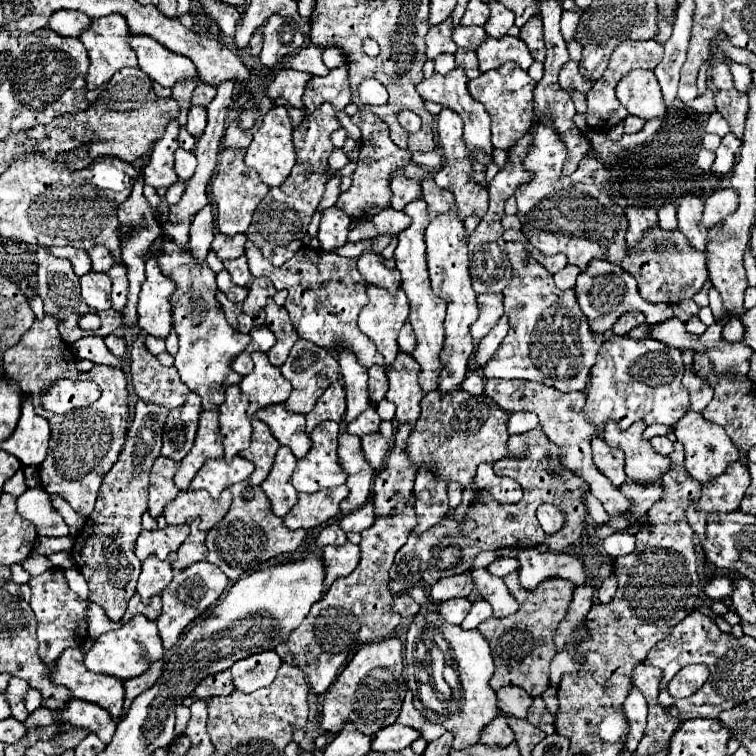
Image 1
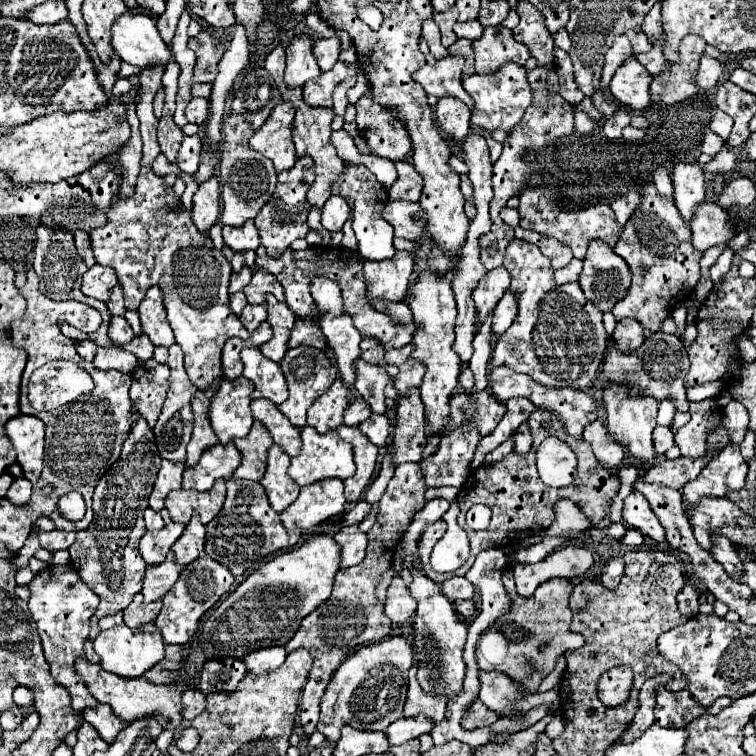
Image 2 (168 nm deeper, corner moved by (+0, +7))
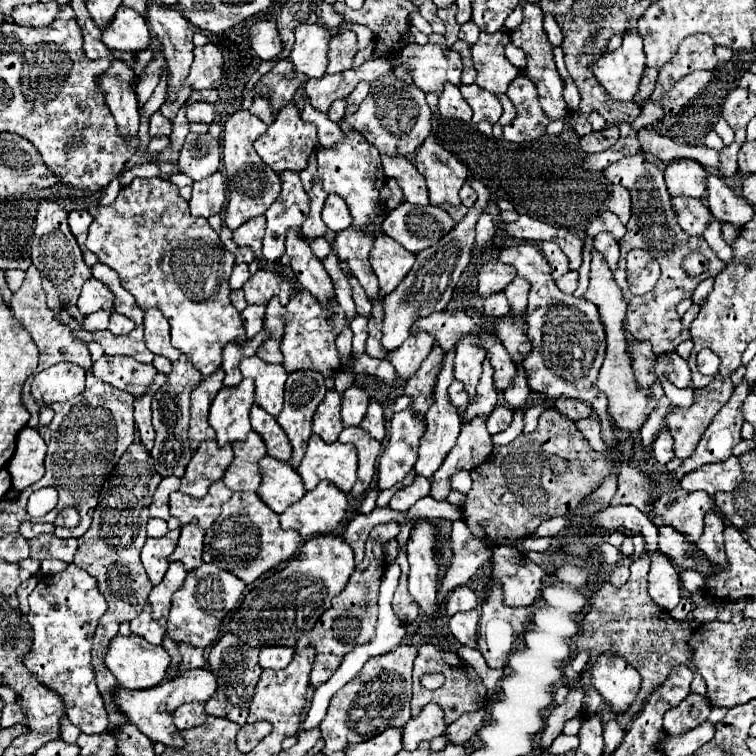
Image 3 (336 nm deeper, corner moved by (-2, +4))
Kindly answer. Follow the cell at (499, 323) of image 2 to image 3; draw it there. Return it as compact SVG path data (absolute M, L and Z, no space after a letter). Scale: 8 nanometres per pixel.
M514 278L514 280L506 286L504 294L506 294L506 298L508 298L510 316L512 316L512 318L518 318L518 316L524 314L526 302L528 302L528 290L530 290L530 284L528 284L528 280L522 280L522 278Z

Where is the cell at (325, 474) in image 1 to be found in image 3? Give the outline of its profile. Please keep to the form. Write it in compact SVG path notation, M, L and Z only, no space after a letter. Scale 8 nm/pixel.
M312 434L304 458L300 460L298 474L304 480L306 490L314 490L320 480L334 482L342 492L350 492L356 482L358 456L352 444L324 442Z

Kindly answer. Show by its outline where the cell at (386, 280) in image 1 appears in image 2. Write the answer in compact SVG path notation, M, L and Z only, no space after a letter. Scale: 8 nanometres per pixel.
M346 163L342 173L338 175L338 179L332 183L332 195L340 195L344 199L352 199L354 201L354 209L352 209L352 227L358 239L358 251L364 259L374 259L374 261L382 261L382 259L390 259L394 257L394 229L390 229L390 223L382 217L382 209L388 203L386 197L386 187L378 183L378 179L364 167L364 165L354 165L354 163Z

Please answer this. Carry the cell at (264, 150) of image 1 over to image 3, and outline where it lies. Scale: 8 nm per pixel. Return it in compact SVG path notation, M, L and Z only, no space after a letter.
M294 104L284 106L276 120L268 126L268 130L254 142L254 148L258 152L258 156L278 174L284 170L292 170L292 172L300 172L302 168L306 168L308 164L308 156L312 152L312 148L318 144L318 136L316 136L316 126L308 124L300 118L300 112Z

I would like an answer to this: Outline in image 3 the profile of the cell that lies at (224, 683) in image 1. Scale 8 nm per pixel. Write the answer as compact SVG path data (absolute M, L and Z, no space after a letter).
M224 634L210 650L208 656L208 668L214 672L218 688L212 694L212 698L206 702L206 714L212 716L222 716L228 718L232 722L244 724L246 716L248 716L248 706L254 694L254 686L260 678L262 668L258 666L258 652L260 648L248 648L246 644L242 644L238 638Z

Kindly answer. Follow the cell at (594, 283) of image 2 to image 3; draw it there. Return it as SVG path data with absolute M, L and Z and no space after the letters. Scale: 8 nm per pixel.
M600 232L594 238L594 248L604 256L604 260L608 262L610 270L614 272L618 268L618 242L612 238L612 234L608 232Z

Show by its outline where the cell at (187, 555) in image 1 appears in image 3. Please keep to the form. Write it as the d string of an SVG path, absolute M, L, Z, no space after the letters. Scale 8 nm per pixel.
M192 521L188 526L182 526L182 534L174 554L170 556L170 562L178 560L184 564L186 570L194 570L202 566L202 540L204 540L204 532L200 530L196 521Z

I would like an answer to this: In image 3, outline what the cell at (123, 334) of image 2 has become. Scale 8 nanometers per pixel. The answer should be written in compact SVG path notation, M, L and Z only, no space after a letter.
M116 312L112 314L110 324L108 324L108 330L110 330L112 334L116 334L116 336L120 336L120 334L130 334L134 328L136 328L136 324L134 324L132 320L128 320L126 316L116 314Z

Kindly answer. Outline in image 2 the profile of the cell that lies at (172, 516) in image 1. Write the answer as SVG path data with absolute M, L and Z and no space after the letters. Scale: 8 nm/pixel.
M218 479L214 483L212 489L198 493L198 491L184 491L184 489L176 489L170 491L166 497L166 509L172 517L172 521L180 521L180 523L188 523L192 513L200 515L200 521L204 525L208 525L212 521L212 517L222 509L226 497L226 481Z

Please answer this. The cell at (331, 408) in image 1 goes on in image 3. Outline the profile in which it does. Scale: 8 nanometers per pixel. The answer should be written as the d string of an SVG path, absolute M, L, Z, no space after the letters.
M336 388L328 390L324 400L320 402L314 420L312 420L312 432L318 434L324 442L336 442L338 434L342 432L342 420L340 420L340 404L342 404L342 392Z

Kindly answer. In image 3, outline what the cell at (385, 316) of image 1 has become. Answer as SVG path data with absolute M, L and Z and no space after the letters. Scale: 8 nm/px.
M380 236L376 238L374 248L370 252L370 264L380 280L382 294L390 294L410 272L414 264L414 254L404 250L392 238Z

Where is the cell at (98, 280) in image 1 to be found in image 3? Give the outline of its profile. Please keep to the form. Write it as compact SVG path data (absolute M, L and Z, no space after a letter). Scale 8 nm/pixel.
M90 278L88 284L84 284L82 294L78 298L78 308L86 316L96 312L96 310L110 310L112 304L114 304L112 290L96 278Z

